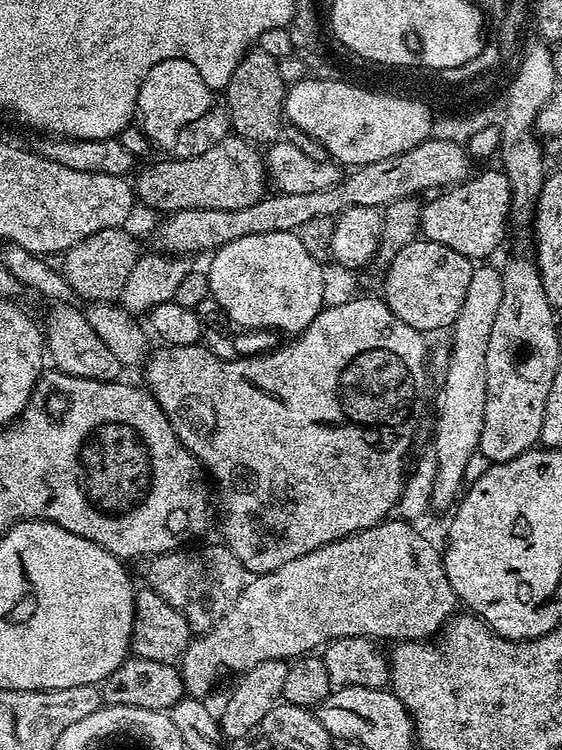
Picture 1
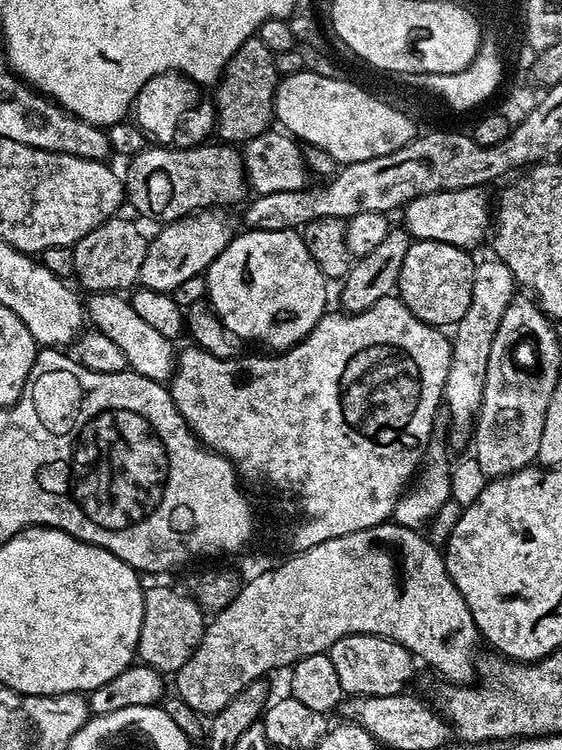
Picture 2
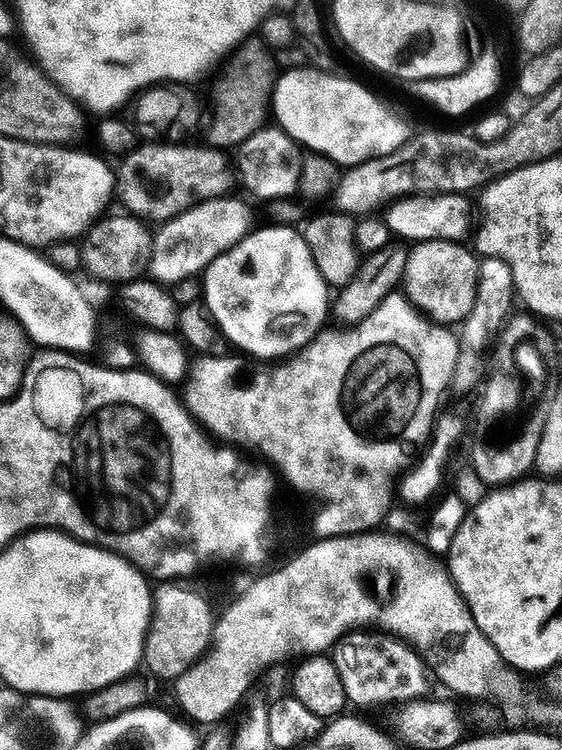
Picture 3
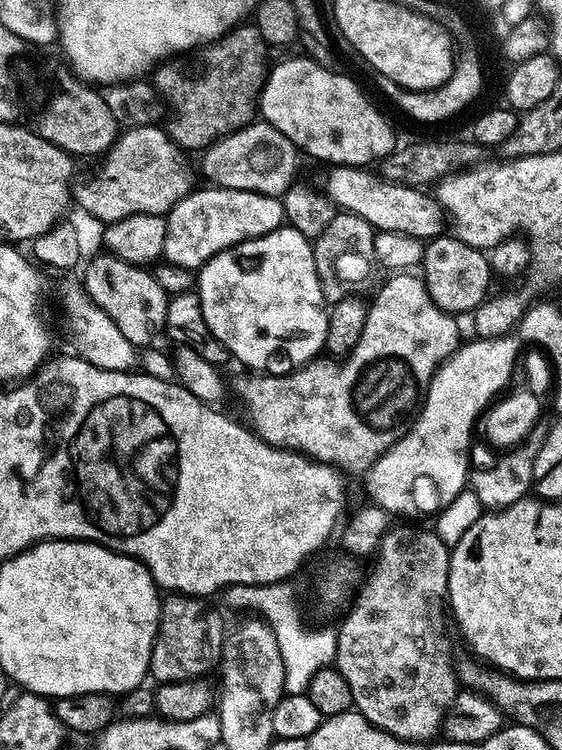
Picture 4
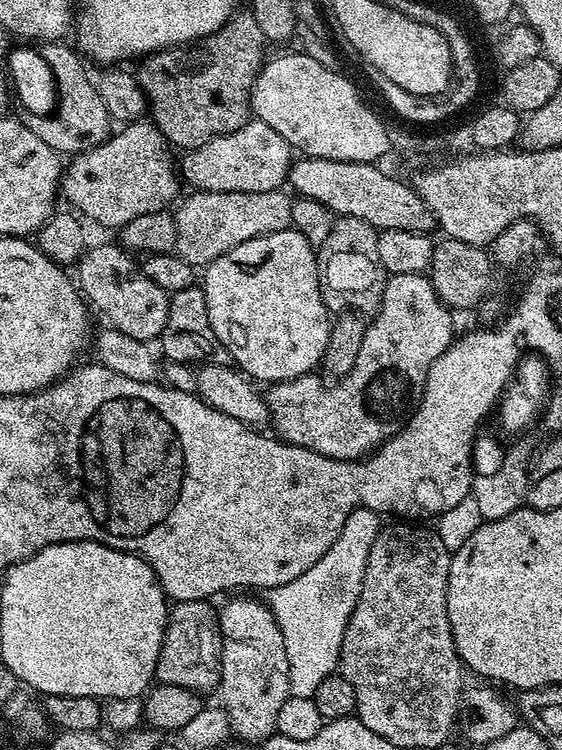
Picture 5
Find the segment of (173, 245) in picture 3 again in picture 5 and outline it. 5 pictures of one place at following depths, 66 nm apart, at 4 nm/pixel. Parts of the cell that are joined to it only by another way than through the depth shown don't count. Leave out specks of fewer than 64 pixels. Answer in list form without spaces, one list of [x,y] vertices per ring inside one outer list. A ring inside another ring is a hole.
[[[196,190],[191,194],[193,196],[174,212],[176,218],[174,252],[193,266],[207,266],[222,254],[234,250],[234,246],[242,242],[250,242],[250,238],[255,236],[265,236],[267,232],[283,232],[292,223],[293,197],[284,190],[275,192],[202,192]]]

